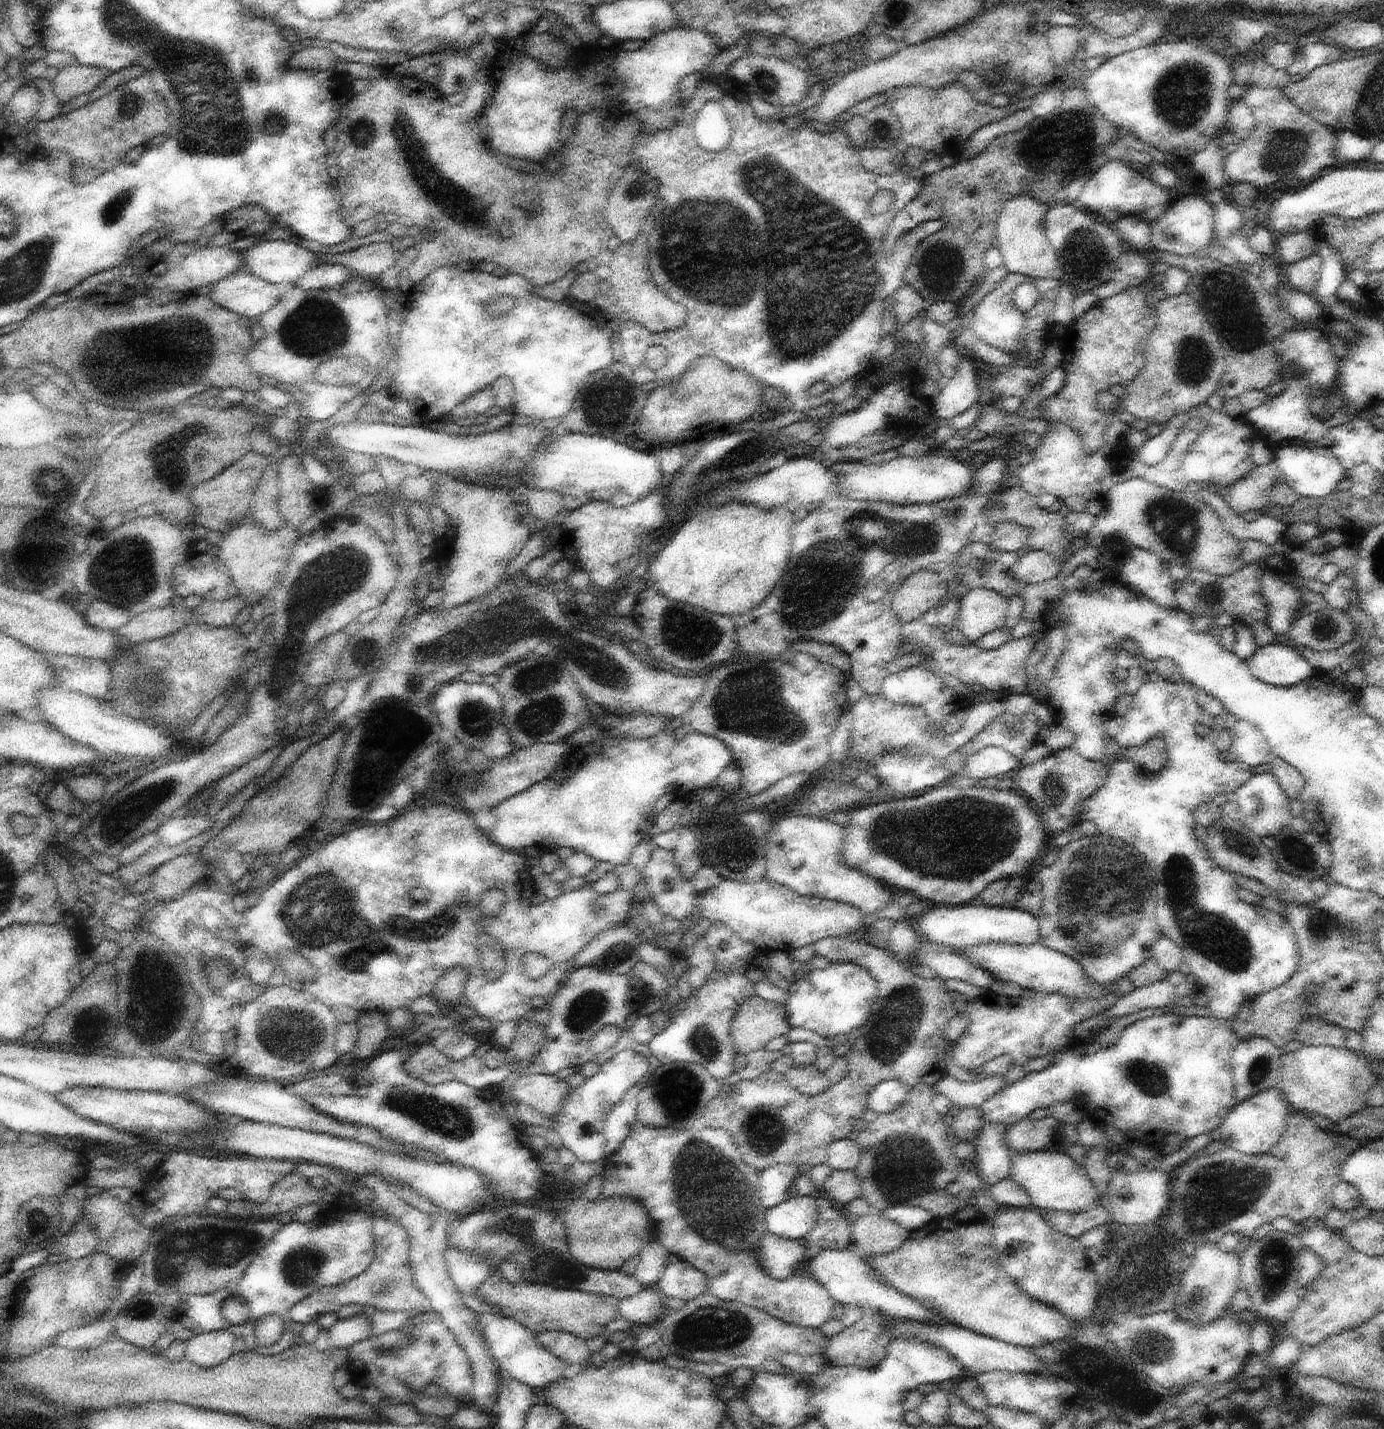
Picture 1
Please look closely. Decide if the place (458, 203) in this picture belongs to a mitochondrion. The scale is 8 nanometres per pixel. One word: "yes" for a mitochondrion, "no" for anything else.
yes

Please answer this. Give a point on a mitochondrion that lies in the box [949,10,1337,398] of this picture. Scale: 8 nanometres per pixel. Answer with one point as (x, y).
(1230, 301)

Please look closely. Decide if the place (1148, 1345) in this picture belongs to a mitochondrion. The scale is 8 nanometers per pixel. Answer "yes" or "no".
yes

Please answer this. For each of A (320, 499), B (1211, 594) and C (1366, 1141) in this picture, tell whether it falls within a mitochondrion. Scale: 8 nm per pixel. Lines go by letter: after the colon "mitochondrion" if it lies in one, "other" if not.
A: other
B: mitochondrion
C: other

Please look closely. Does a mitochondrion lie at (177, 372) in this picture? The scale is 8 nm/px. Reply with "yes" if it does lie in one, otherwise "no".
no

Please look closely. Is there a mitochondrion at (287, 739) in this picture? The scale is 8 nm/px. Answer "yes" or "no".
no

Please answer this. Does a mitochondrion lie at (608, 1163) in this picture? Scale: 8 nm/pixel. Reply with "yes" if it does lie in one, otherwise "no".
no

